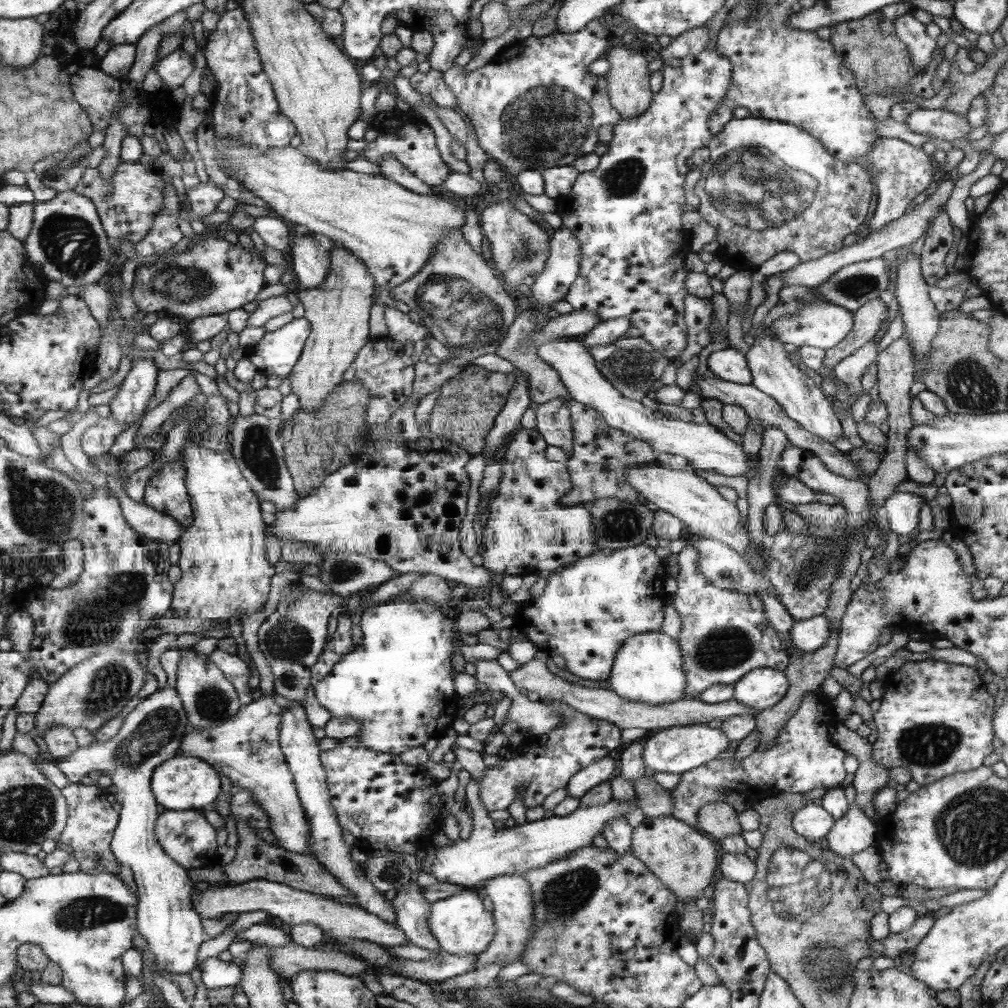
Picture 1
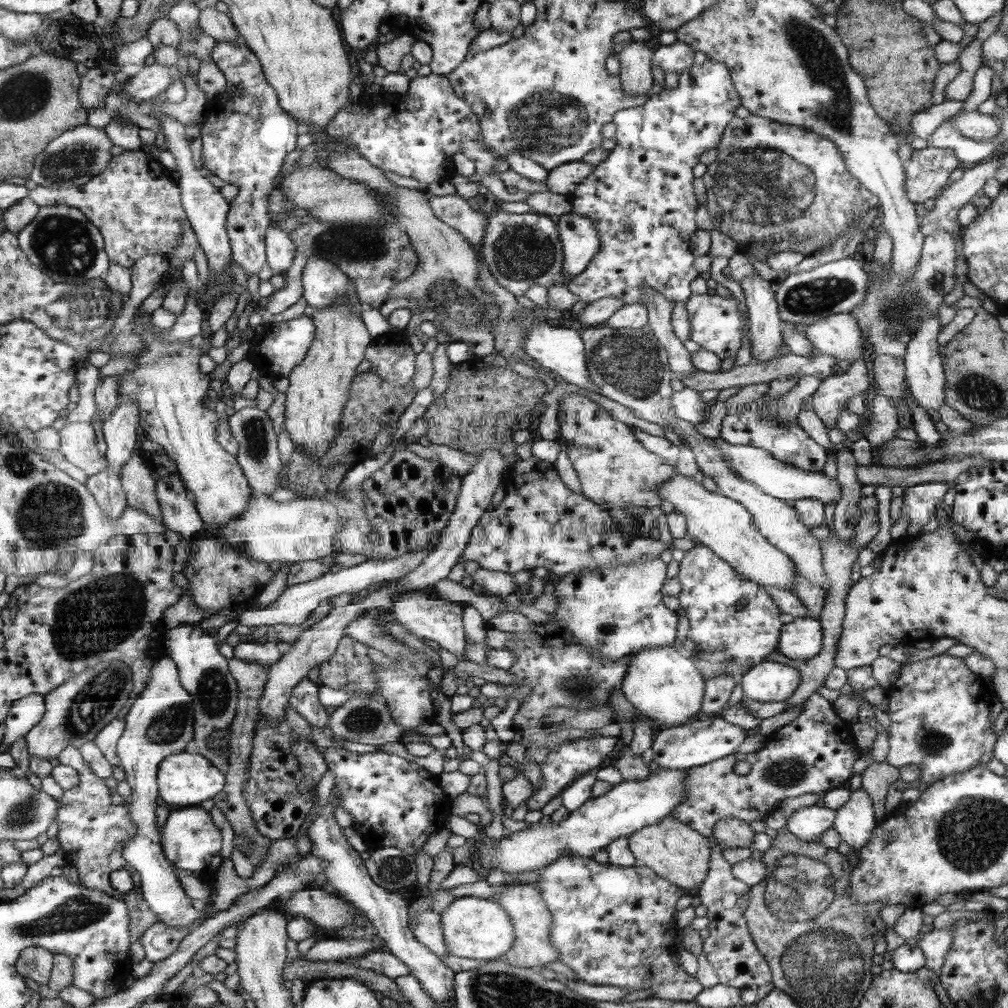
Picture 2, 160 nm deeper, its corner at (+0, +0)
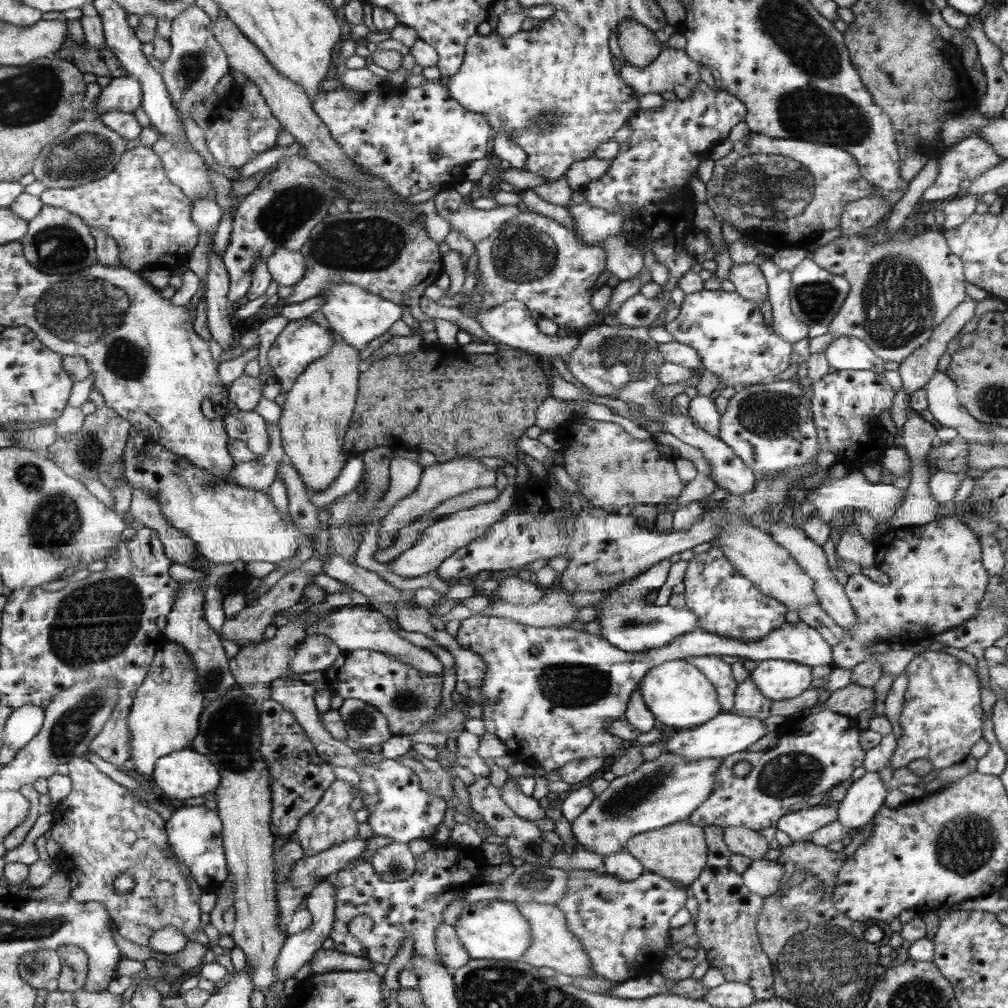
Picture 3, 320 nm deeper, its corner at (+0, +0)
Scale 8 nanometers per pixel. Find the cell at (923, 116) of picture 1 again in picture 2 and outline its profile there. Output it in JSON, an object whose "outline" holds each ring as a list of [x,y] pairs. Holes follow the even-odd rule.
{"outline":[[[961,112],[947,119],[965,137],[976,142],[988,142],[1001,133],[1001,124],[991,114]]]}

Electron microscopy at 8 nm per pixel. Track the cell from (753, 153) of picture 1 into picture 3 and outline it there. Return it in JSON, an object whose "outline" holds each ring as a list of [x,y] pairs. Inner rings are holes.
{"outline":[[[750,131],[749,137],[736,141],[730,153],[723,158],[715,160],[714,171],[712,178],[707,186],[706,204],[712,209],[715,217],[721,222],[732,224],[738,232],[742,232],[744,236],[750,239],[753,243],[760,247],[777,250],[780,247],[784,248],[804,248],[808,246],[817,237],[825,231],[833,228],[838,228],[841,214],[844,212],[845,206],[853,200],[871,195],[876,187],[868,182],[862,175],[857,163],[857,160],[846,149],[818,142],[808,142],[807,140],[792,140],[791,138],[770,138],[761,134],[754,134]]]}

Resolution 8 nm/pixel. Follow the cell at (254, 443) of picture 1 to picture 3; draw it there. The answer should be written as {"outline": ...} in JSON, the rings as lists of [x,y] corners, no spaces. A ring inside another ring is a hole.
{"outline":[[[234,411],[225,415],[226,432],[229,438],[242,441],[252,454],[259,459],[267,454],[270,446],[270,432],[268,422],[256,411]]]}

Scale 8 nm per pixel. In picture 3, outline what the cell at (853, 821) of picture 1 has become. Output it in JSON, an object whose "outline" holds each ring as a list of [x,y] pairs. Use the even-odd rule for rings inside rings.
{"outline":[[[866,771],[864,776],[847,784],[847,792],[842,802],[836,805],[837,820],[853,833],[871,823],[889,792],[877,772]]]}

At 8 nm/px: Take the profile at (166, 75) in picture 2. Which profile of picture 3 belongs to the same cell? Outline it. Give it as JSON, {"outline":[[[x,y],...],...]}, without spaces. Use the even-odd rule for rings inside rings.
{"outline":[[[131,76],[113,78],[109,85],[101,87],[95,118],[100,118],[109,110],[133,113],[141,104],[140,82]]]}

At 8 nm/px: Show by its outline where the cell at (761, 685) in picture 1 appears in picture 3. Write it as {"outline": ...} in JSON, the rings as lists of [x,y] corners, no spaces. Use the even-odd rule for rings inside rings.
{"outline":[[[763,660],[750,672],[756,687],[766,698],[788,700],[814,686],[812,667],[789,660]]]}

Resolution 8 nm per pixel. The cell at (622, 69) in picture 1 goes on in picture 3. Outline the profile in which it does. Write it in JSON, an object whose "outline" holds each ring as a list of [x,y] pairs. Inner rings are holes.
{"outline":[[[622,20],[617,32],[622,61],[638,68],[648,67],[664,49],[654,33],[655,31],[640,21]]]}

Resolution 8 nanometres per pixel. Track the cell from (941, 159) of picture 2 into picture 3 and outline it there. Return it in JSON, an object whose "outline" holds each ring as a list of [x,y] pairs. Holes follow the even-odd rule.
{"outline":[[[972,134],[972,136],[966,136],[962,141],[953,144],[949,149],[944,150],[941,156],[938,156],[938,162],[940,162],[940,169],[938,169],[938,176],[934,180],[934,183],[924,191],[922,198],[929,201],[931,204],[937,200],[946,200],[952,198],[952,196],[958,195],[962,189],[960,184],[962,180],[974,180],[979,174],[983,174],[989,168],[994,168],[997,164],[1000,164],[1005,160],[1003,156],[1000,156],[994,147],[981,136]]]}

